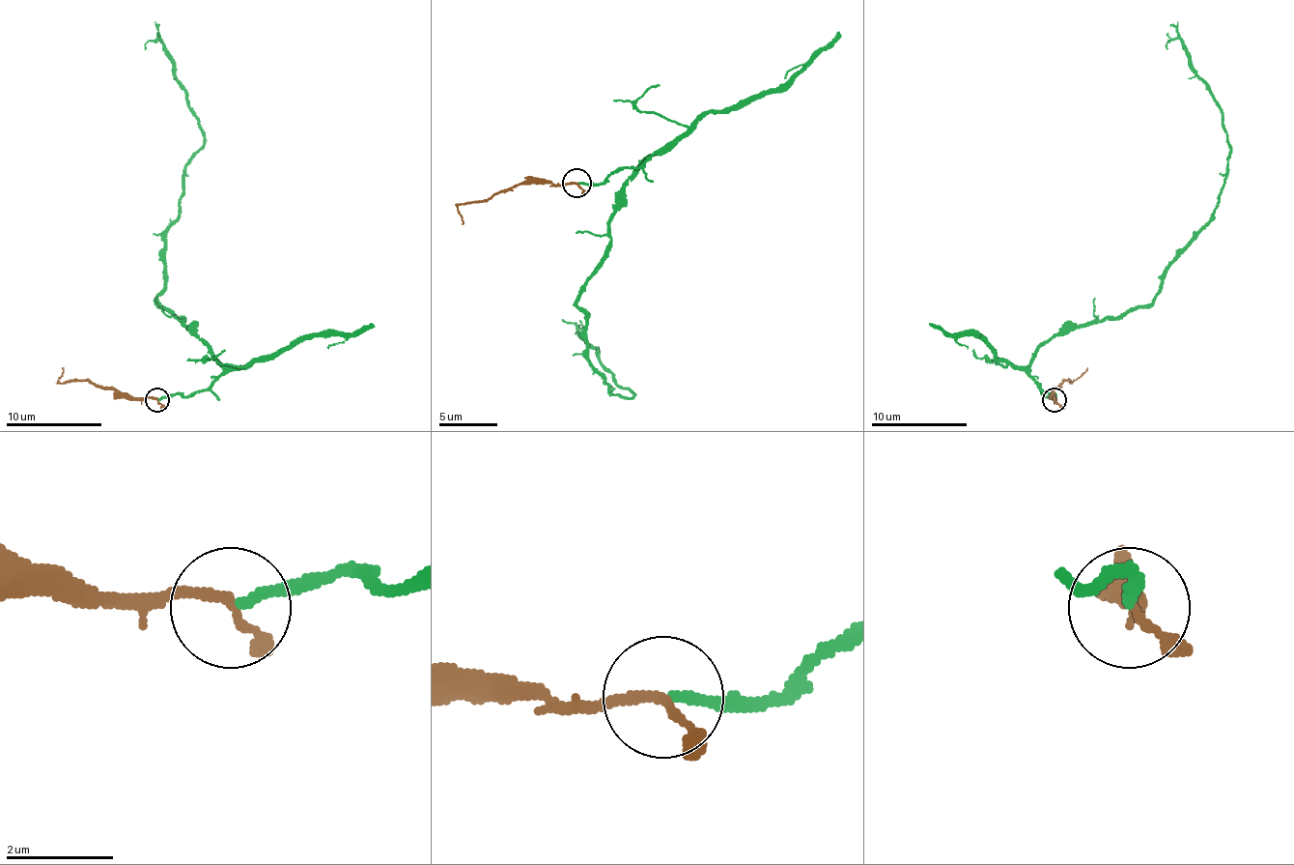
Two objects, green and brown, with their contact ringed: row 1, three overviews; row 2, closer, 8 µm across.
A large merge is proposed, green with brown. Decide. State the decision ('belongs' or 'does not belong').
belongs

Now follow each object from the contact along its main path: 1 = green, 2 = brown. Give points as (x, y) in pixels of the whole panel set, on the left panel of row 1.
1: (158, 400), (204, 390), (223, 364), (156, 302), (163, 233), (202, 146), (166, 45), (156, 38), (144, 50)
2: (156, 400), (118, 395), (113, 390), (84, 382), (63, 382), (58, 379), (63, 367)

